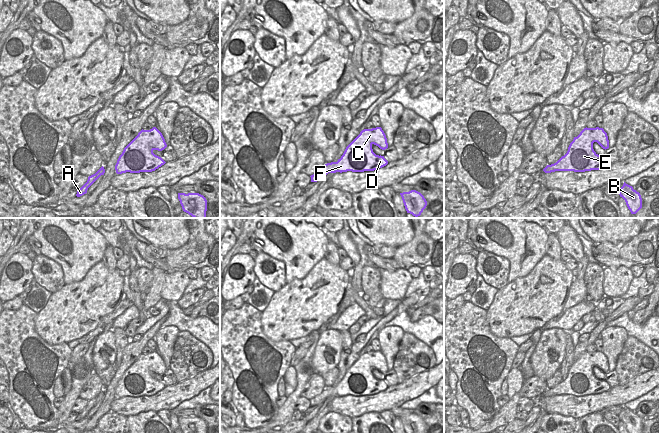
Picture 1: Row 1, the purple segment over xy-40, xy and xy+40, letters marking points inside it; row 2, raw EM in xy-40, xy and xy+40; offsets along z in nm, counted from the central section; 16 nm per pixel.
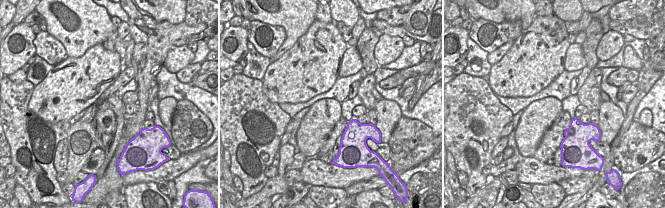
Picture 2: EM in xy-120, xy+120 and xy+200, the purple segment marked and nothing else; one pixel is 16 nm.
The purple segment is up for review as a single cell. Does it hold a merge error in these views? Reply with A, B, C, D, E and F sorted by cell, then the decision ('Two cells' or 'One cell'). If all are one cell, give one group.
Groups: A B C D E F. One cell.

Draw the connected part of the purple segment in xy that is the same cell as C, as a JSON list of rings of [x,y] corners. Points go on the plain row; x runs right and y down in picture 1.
[[[381,351],[364,353],[346,371],[337,386],[325,388],[322,393],[311,399],[311,406],[322,404],[328,397],[374,395],[388,388],[384,380],[376,379],[372,369],[385,374],[388,372],[387,362]]]

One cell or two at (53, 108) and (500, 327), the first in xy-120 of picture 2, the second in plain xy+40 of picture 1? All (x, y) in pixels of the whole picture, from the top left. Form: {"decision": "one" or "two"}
{"decision": "one"}

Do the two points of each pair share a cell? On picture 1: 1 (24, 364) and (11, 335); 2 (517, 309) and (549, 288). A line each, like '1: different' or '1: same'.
1: same
2: same

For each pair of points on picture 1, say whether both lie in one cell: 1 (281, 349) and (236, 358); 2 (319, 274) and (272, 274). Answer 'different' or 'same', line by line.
1: same
2: different

